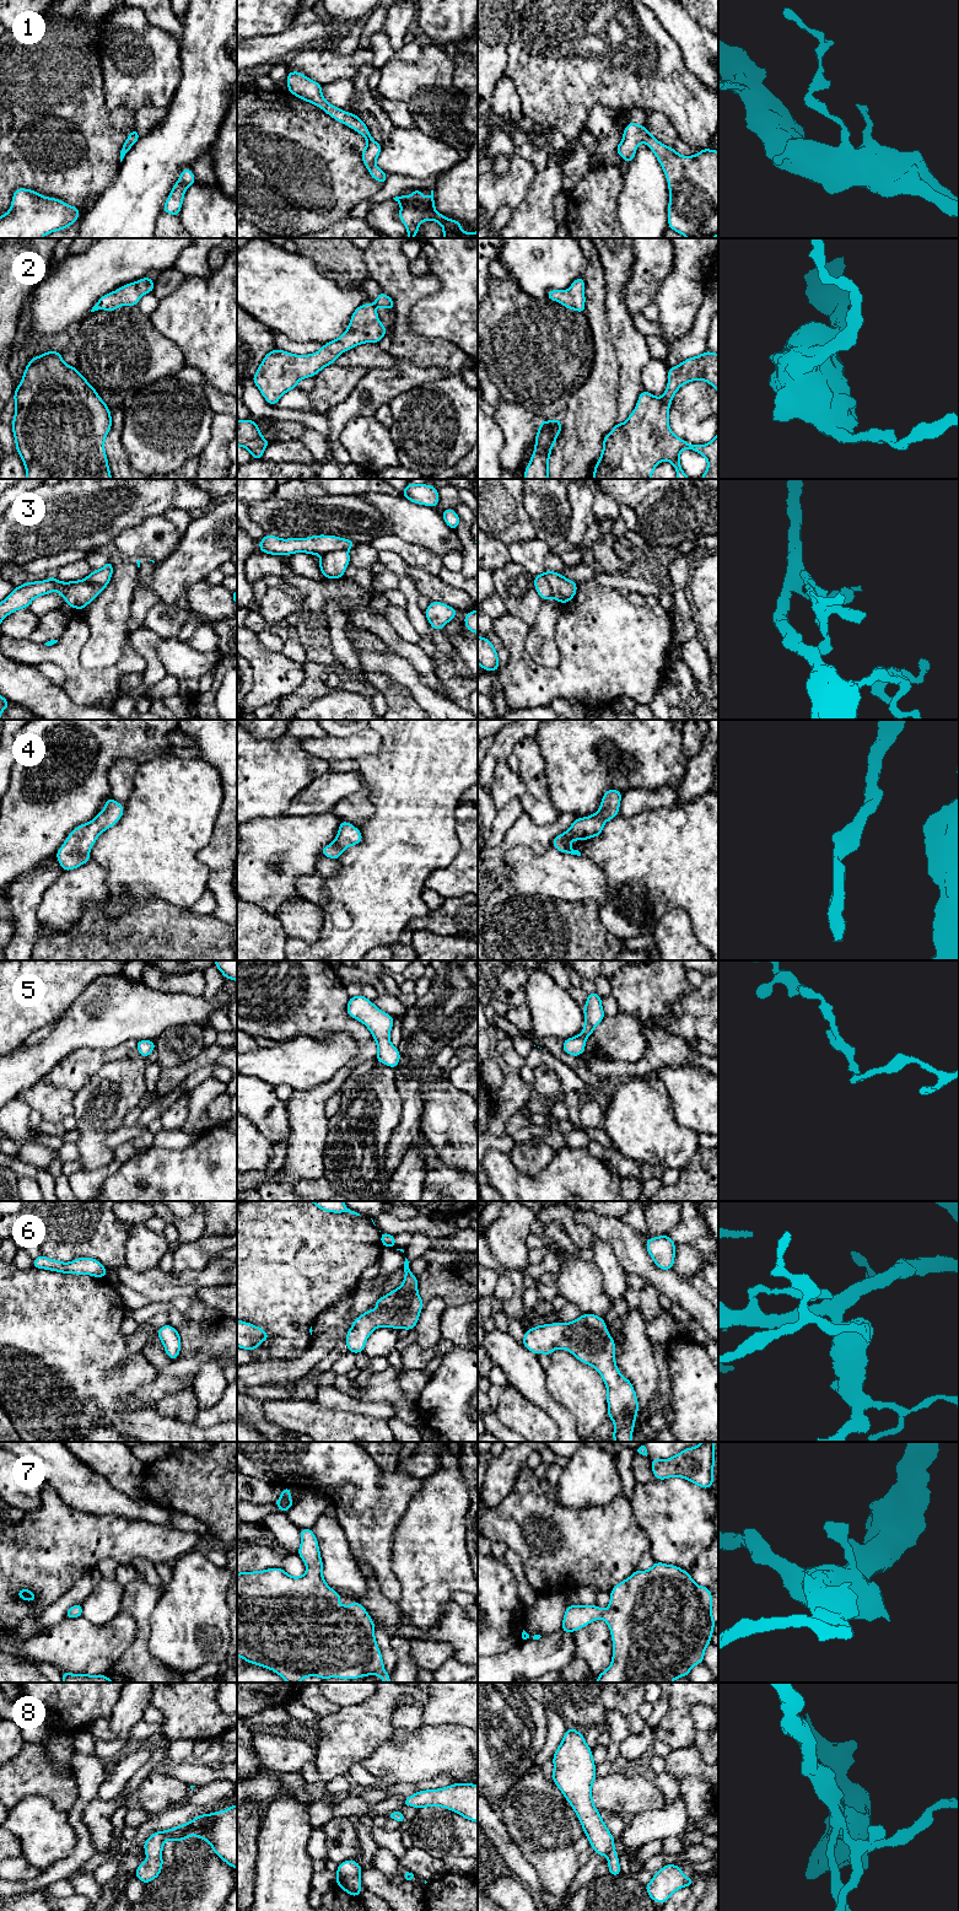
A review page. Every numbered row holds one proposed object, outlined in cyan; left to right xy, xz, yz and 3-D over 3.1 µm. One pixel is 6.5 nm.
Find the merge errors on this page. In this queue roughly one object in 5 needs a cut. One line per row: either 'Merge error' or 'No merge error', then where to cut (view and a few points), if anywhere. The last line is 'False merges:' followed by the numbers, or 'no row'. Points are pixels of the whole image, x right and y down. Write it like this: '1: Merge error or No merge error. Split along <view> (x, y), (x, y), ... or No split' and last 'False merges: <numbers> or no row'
1: No merge error. No split
2: No merge error. No split
3: Merge error. Split along xz (346, 549), (329, 552), (322, 556)
4: No merge error. No split
5: No merge error. No split
6: No merge error. No split
7: No merge error. No split
8: No merge error. No split
False merges: 3

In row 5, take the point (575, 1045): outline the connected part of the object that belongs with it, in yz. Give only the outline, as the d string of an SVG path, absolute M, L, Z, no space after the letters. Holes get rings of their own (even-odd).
M597 992L588 994L586 1005L583 1007L584 1027L582 1033L564 1040L564 1051L572 1056L581 1056L584 1051L586 1040L593 1033L594 1028L605 1017L602 1007L602 997Z

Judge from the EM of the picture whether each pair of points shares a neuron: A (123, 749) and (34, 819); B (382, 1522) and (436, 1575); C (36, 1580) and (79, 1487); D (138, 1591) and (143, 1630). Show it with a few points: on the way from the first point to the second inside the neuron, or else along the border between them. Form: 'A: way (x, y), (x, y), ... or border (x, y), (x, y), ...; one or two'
A: way (100, 766), (82, 787), (58, 800); one
B: border (407, 1507), (393, 1535), (393, 1555), (391, 1561); two
C: border (50, 1485), (71, 1507), (89, 1513), (98, 1513); two
D: way (139, 1600), (143, 1620); one

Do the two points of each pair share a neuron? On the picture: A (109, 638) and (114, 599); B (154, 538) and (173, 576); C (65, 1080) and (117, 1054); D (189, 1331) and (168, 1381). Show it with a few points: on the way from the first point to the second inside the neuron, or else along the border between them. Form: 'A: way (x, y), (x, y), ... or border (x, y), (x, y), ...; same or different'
A: way (109, 628), (111, 609); same
B: border (182, 538), (179, 544), (156, 564); different
C: way (77, 1069), (90, 1060), (104, 1056); same
D: way (189, 1344), (189, 1360), (181, 1368); same

